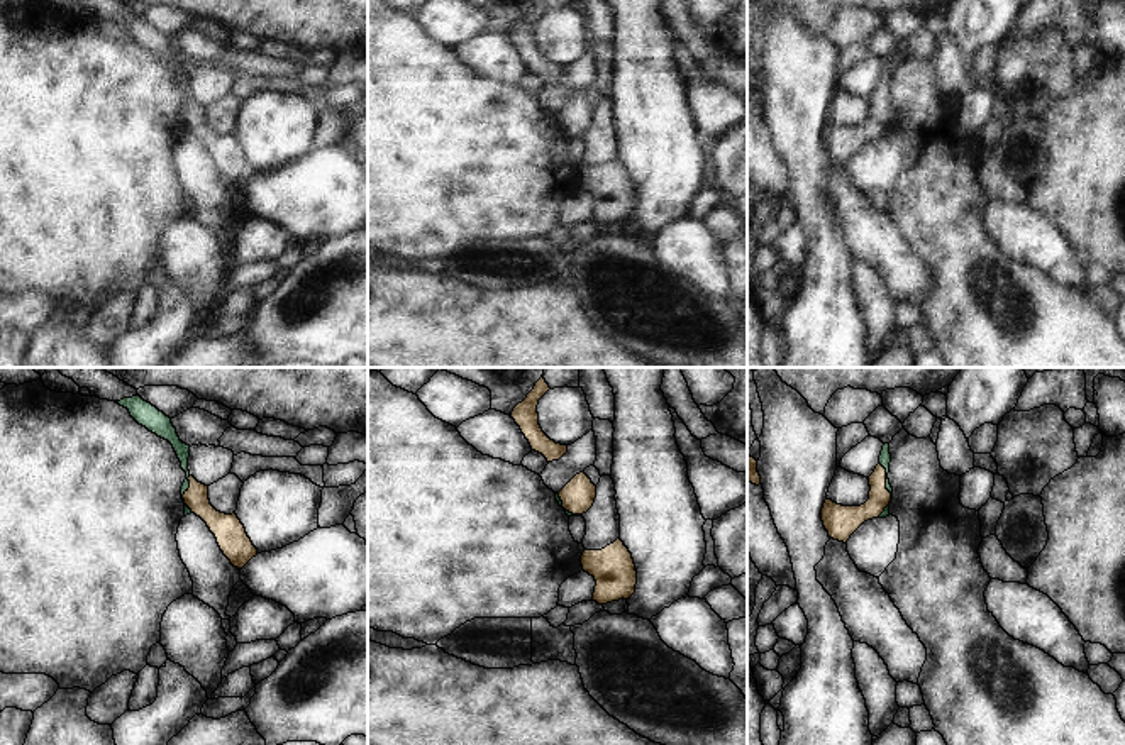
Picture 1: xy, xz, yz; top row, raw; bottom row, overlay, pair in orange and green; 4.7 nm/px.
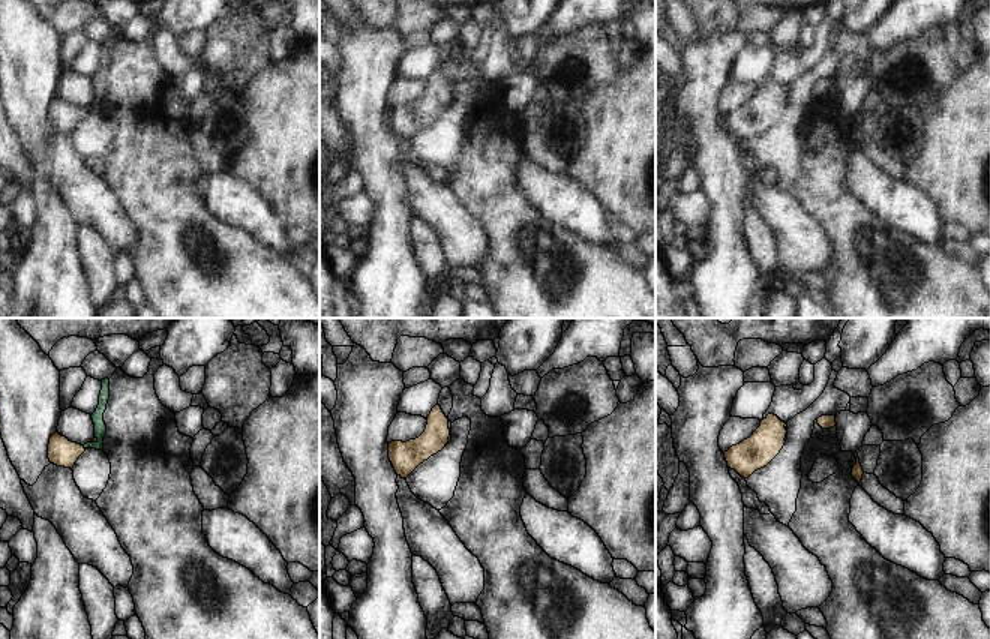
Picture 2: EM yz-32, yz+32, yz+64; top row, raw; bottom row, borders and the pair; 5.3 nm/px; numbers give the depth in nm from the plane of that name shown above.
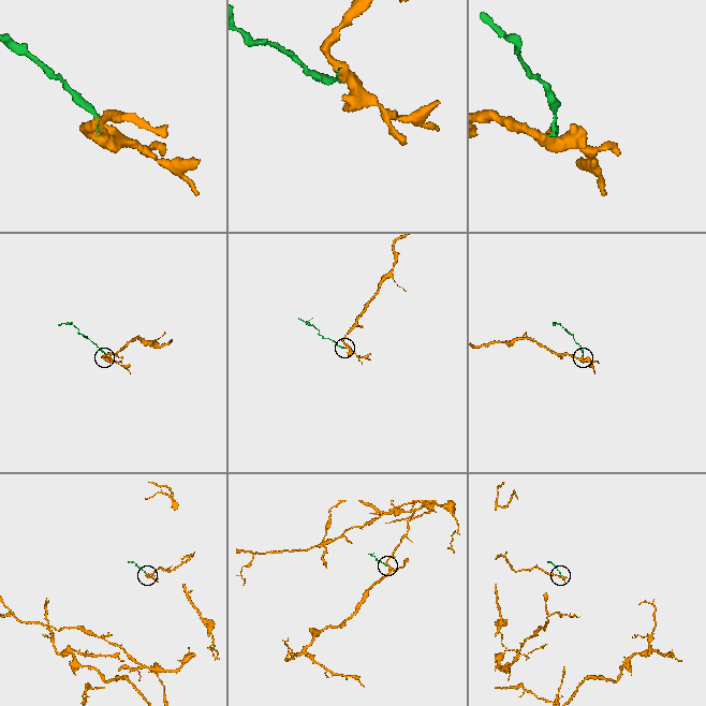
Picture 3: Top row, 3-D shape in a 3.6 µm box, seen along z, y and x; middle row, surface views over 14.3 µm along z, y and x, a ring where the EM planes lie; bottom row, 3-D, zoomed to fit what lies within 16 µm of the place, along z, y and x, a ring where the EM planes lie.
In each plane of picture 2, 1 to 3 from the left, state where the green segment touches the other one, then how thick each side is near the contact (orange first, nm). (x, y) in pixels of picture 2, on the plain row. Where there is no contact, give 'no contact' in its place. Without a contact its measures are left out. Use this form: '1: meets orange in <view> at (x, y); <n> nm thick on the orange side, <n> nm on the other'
1: meets orange in yz-32 at (83, 111); 150 nm thick on the orange side, 60 nm on the other
2: meets orange in yz+32 at (449, 96); 150 nm thick on the orange side, 20 nm on the other
3: meets orange in yz+64 at (783, 90); 180 nm thick on the orange side, 20 nm on the other

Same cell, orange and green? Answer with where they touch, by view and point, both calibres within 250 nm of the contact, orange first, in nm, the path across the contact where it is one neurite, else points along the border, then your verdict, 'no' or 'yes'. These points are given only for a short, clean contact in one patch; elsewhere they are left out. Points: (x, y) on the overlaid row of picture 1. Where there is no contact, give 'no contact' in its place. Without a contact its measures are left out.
contact yz (886, 490); calibres 140 and 60 nm; way yz (844, 520), (863, 513), (886, 490), (885, 458); yes

